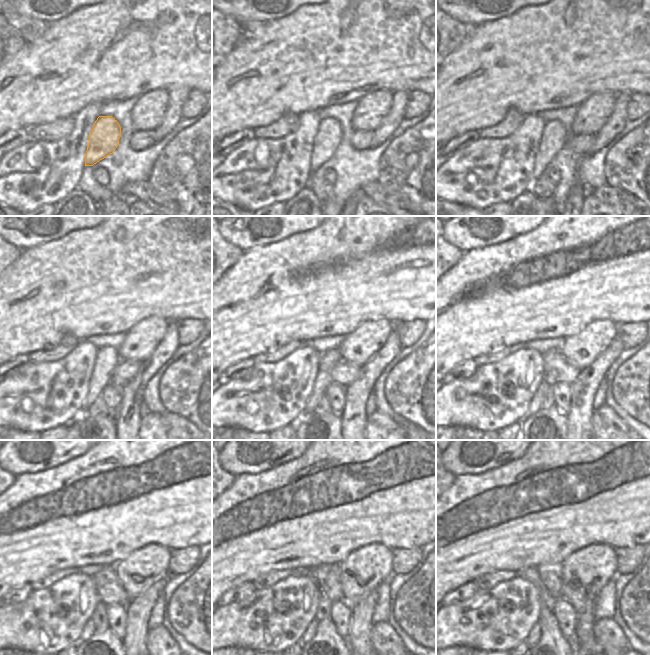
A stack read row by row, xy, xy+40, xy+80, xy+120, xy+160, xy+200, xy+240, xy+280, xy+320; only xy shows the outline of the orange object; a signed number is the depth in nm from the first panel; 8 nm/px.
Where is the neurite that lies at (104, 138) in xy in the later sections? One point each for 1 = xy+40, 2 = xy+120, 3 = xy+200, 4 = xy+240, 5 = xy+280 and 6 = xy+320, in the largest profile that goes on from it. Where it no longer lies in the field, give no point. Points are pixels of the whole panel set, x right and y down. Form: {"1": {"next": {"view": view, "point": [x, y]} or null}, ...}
{"1": {"next": {"view": "xy+40", "point": [329, 133]}}, "2": {"next": {"view": "xy+120", "point": [107, 358]}}, "3": {"next": {"view": "xy+200", "point": [535, 405]}}, "4": {"next": {"view": "xy+240", "point": [89, 628]}}, "5": {"next": {"view": "xy+280", "point": [311, 630]}}, "6": {"next": {"view": "xy+320", "point": [535, 633]}}}

